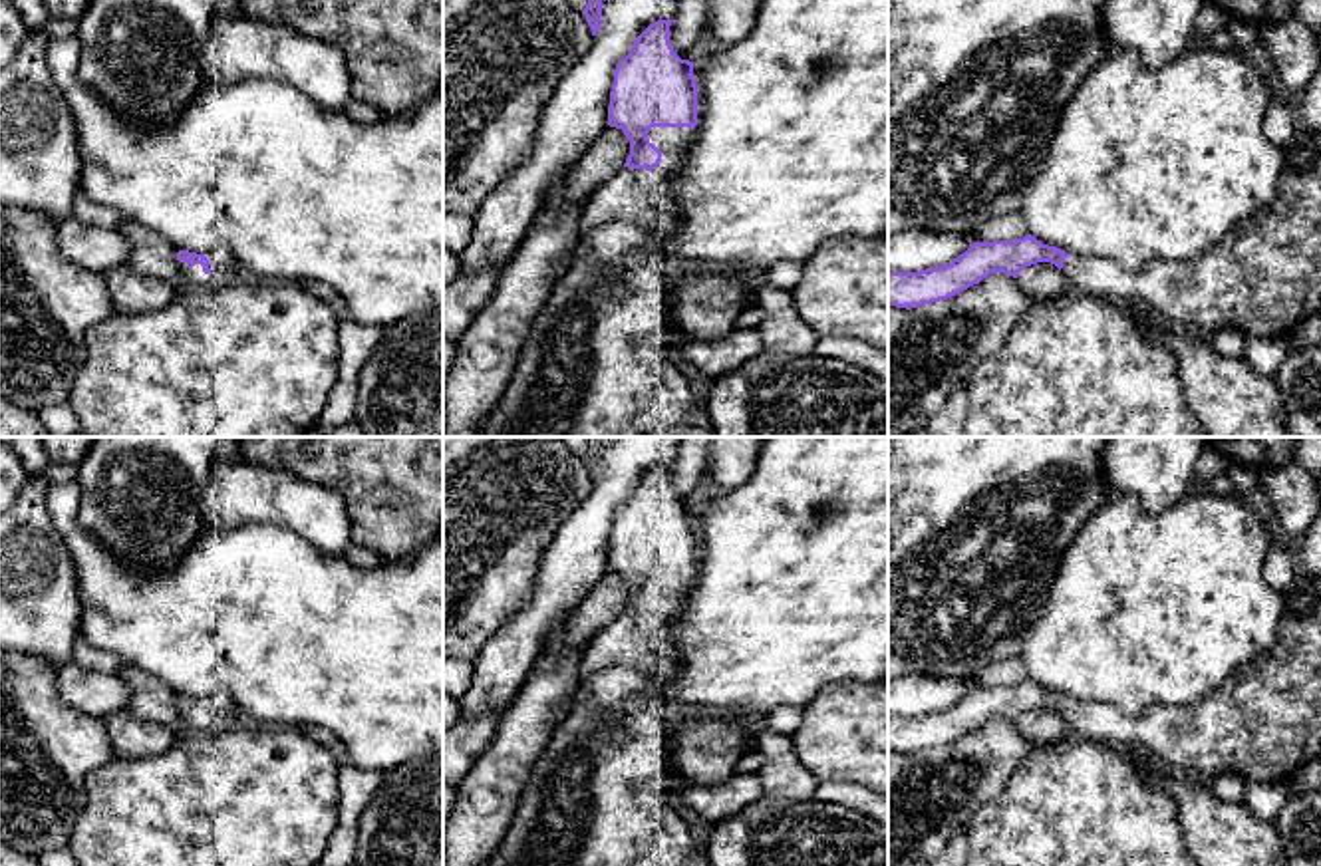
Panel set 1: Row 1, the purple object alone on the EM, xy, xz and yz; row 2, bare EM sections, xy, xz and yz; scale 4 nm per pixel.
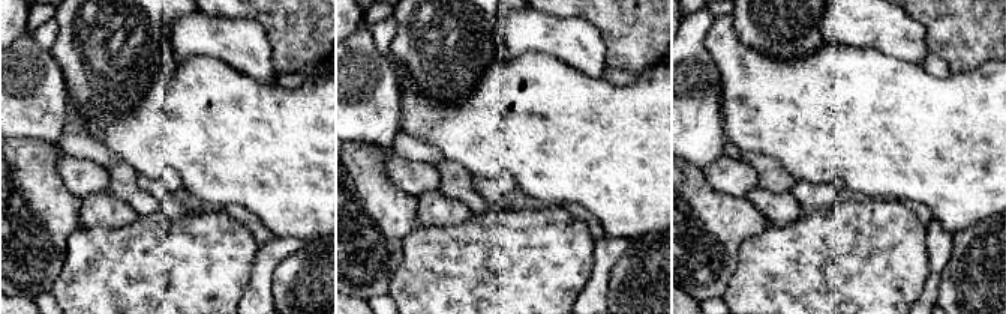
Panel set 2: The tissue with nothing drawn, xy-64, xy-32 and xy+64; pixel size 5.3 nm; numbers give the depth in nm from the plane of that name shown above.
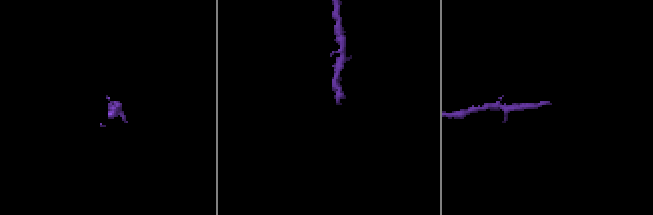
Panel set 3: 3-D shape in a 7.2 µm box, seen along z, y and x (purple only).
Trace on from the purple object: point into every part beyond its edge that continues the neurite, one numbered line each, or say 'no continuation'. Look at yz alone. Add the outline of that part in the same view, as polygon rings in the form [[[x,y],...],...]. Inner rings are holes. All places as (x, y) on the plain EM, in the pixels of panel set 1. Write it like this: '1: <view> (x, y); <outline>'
1: yz (1264, 721); [[[1321,602],[1307,616],[1287,608],[1275,644],[1255,659],[1238,665],[1218,689],[1194,703],[1156,705],[1132,717],[1110,703],[1067,697],[1061,715],[1071,735],[1138,751],[1172,775],[1212,781],[1216,775],[1236,773],[1259,783],[1287,783],[1297,769],[1321,757]]]

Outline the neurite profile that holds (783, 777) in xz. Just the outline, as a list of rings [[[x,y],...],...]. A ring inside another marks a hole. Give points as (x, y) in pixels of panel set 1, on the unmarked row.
[[[761,729],[755,749],[763,757],[757,773],[763,781],[765,796],[797,802],[814,800],[818,781],[797,759],[791,737]]]

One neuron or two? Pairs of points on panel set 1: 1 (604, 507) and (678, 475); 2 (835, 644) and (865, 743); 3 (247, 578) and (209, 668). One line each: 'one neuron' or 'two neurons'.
1: two neurons
2: two neurons
3: one neuron

